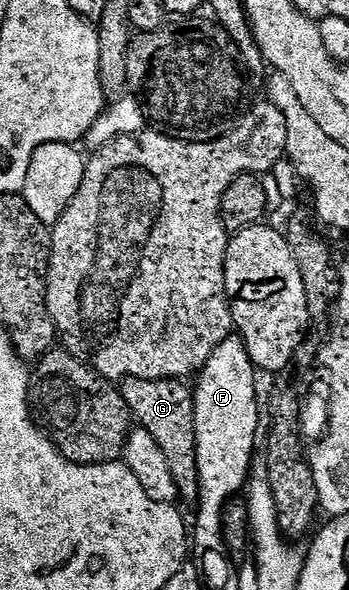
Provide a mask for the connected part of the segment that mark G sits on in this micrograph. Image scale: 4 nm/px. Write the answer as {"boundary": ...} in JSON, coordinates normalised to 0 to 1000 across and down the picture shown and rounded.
{"boundary":[[[372,644],[347,653],[344,663],[350,673],[361,678],[361,690],[372,693],[381,710],[390,714],[393,724],[424,729],[424,736],[436,736],[436,742],[447,742],[447,756],[458,756],[461,766],[470,768],[470,778],[481,783],[481,797],[493,797],[493,810],[510,825],[510,839],[527,849],[564,849],[567,846],[567,798],[562,797],[562,776],[556,769],[556,675],[542,656],[530,658],[521,644]]]}

